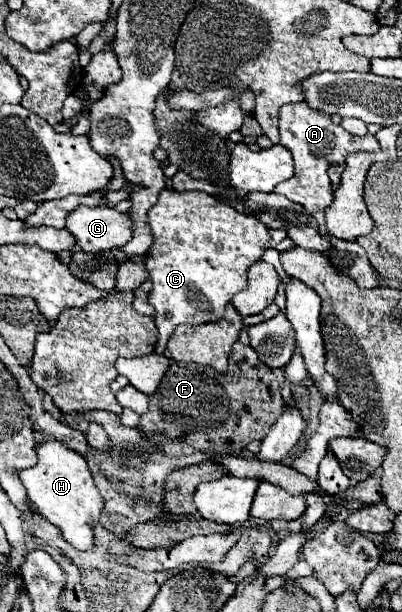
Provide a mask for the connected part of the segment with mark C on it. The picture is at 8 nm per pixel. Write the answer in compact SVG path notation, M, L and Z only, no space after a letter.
M162 190L158 202L148 212L148 224L154 234L154 244L146 252L146 270L154 284L148 304L154 308L154 320L158 330L155 352L164 354L166 340L178 324L206 324L224 318L224 308L232 296L244 290L248 268L264 254L264 246L270 242L268 228L254 214L240 214L232 206L208 196L200 190L176 192Z

